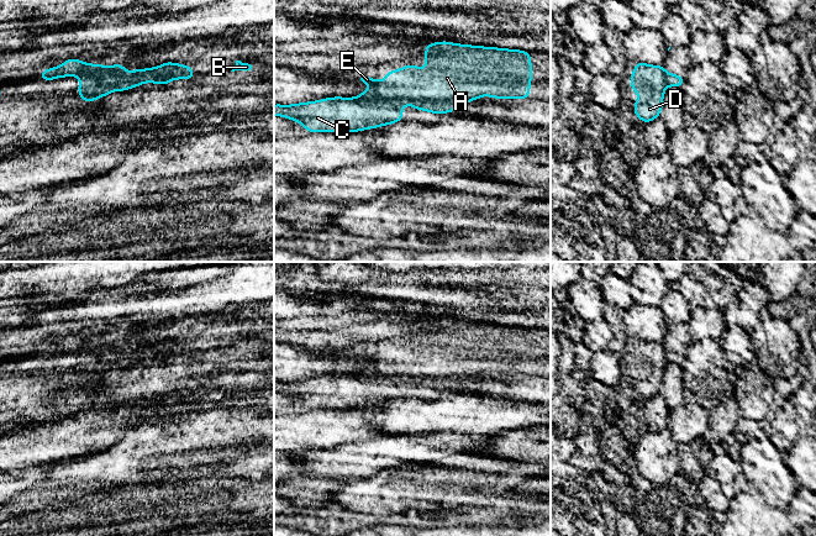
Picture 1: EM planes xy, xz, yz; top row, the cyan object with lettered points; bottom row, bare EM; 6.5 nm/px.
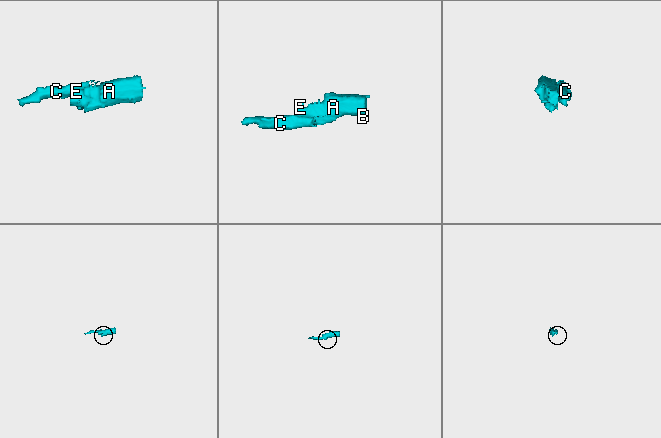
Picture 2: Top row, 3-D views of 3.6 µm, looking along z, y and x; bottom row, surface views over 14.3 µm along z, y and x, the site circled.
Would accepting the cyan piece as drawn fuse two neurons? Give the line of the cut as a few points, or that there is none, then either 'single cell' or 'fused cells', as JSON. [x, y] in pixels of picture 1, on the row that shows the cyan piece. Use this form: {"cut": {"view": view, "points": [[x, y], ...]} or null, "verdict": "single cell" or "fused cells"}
{"cut": {"view": "xz", "points": [[357, 98], [430, 99], [456, 103]]}, "verdict": "fused cells"}

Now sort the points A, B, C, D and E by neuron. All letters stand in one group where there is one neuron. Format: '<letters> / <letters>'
A B D E / C

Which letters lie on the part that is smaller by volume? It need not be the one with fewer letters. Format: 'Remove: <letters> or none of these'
Remove: C

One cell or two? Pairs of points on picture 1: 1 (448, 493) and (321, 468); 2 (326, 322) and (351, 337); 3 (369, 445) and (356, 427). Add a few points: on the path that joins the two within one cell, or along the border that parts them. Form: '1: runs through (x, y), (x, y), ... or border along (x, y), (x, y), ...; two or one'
1: border along (396, 467), (384, 467), (369, 477), (354, 479); two
2: border along (347, 326), (333, 330), (310, 331); two
3: border along (366, 439), (353, 442); two

